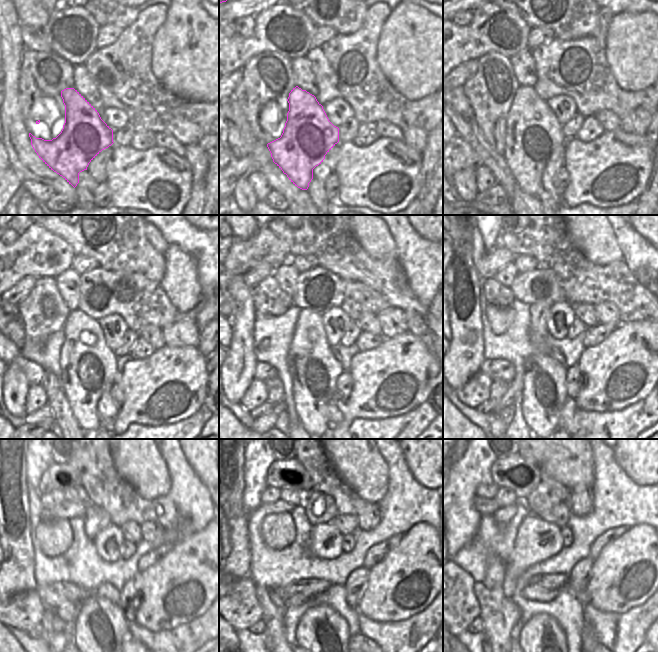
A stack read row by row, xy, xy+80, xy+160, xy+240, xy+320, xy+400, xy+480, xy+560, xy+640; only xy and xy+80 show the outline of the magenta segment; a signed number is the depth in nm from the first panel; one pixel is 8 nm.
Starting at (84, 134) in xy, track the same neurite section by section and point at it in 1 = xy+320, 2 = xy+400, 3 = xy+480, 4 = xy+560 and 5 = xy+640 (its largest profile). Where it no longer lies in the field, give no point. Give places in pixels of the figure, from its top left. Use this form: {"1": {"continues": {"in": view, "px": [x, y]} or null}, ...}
{"1": {"continues": {"in": "xy+320", "px": [314, 370]}}, "2": {"continues": {"in": "xy+400", "px": [544, 391]}}, "3": {"continues": {"in": "xy+480", "px": [100, 625]}}, "4": {"continues": {"in": "xy+560", "px": [321, 631]}}, "5": {"continues": {"in": "xy+640", "px": [543, 641]}}}

